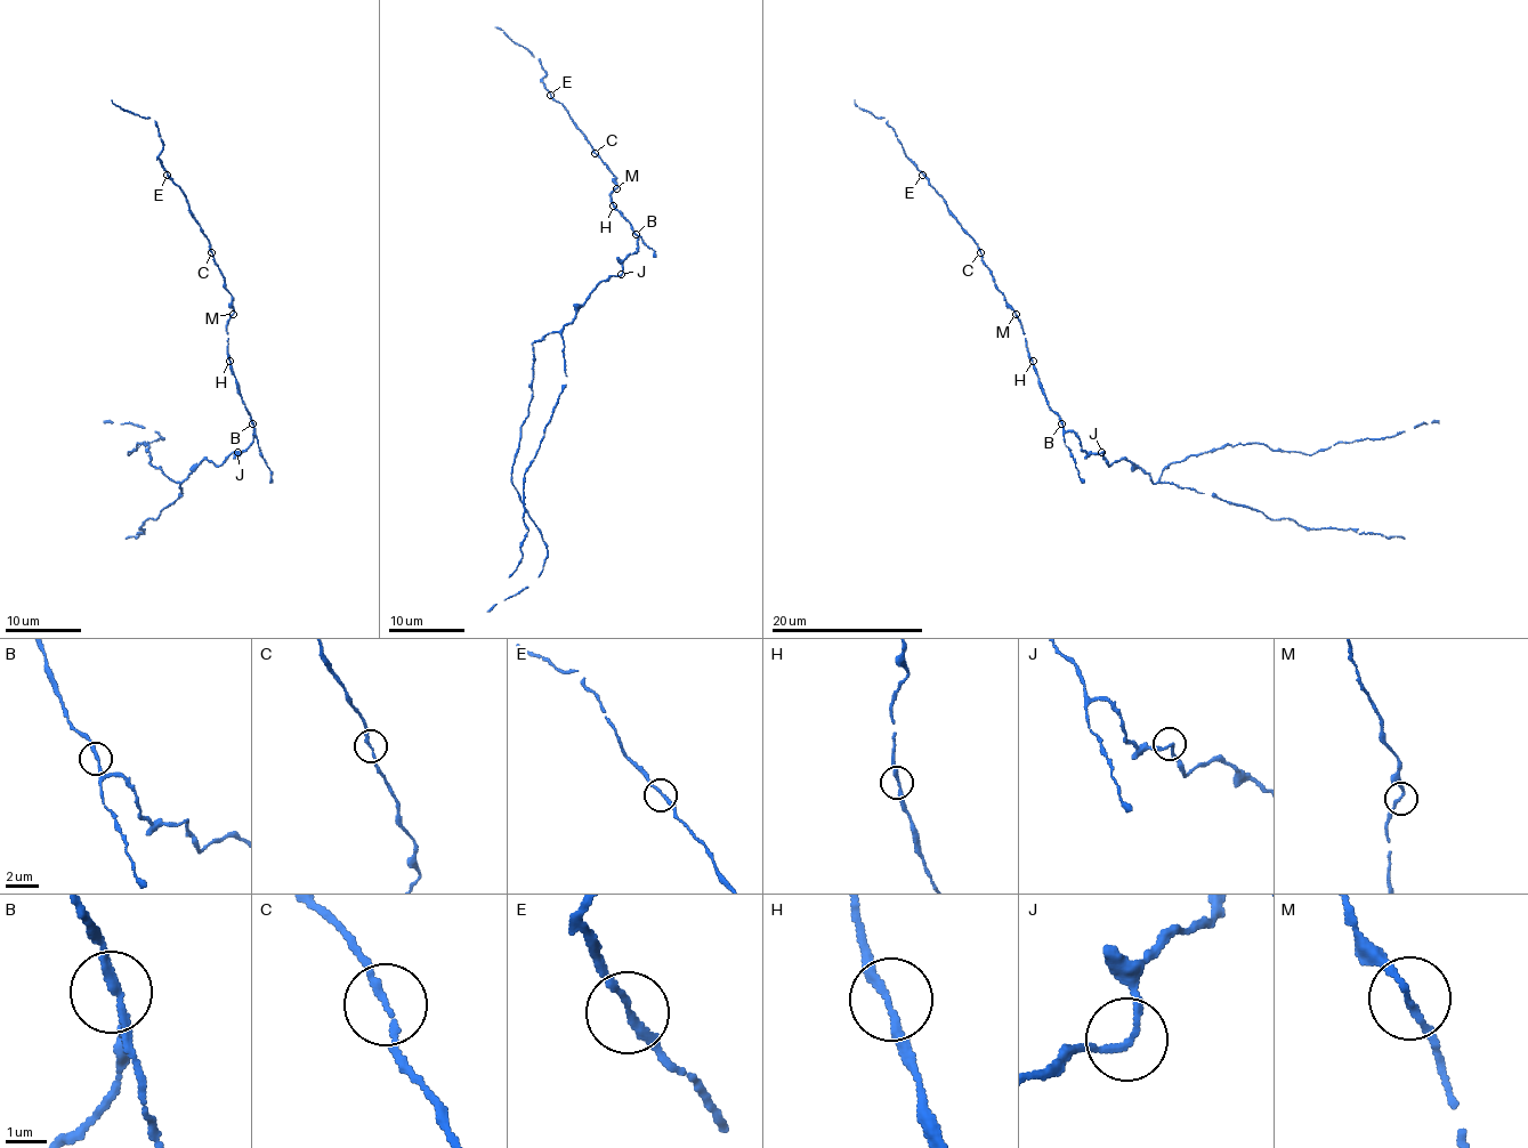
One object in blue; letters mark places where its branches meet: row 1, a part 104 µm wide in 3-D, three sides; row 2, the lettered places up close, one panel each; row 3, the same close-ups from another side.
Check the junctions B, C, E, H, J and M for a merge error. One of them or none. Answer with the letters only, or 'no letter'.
no letter

